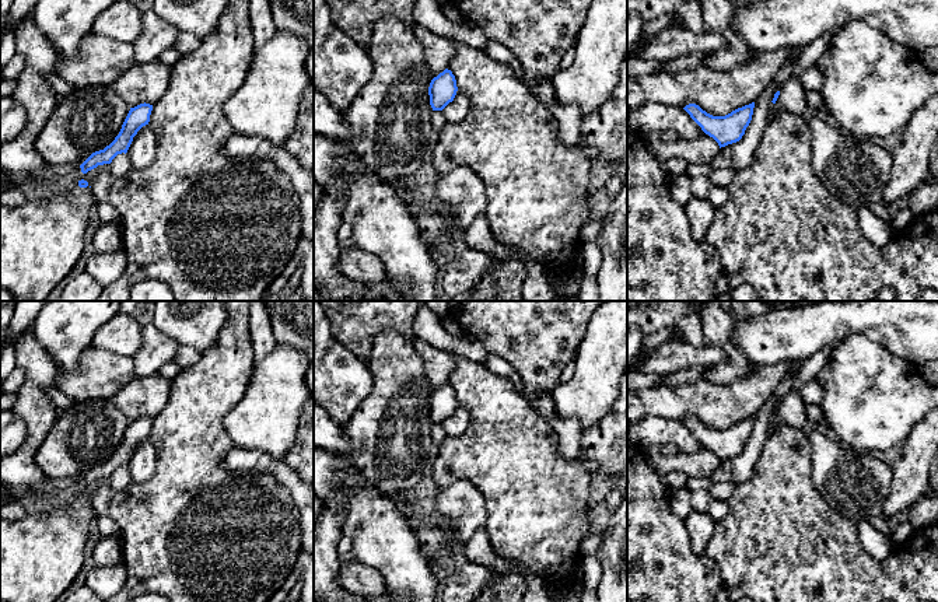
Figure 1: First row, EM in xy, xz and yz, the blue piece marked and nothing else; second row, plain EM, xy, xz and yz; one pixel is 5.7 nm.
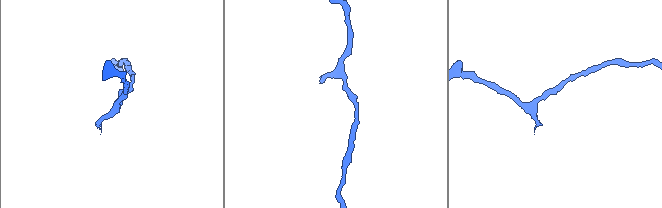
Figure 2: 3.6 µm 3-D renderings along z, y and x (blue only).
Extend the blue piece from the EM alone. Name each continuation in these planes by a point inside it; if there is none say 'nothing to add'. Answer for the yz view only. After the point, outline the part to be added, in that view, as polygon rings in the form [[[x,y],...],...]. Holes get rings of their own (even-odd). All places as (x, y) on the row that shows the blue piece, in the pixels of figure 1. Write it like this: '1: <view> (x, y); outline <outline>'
nothing to add

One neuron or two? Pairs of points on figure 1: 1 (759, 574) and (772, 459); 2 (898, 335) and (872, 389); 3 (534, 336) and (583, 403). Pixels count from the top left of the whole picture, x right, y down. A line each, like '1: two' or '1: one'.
1: one
2: two
3: two

